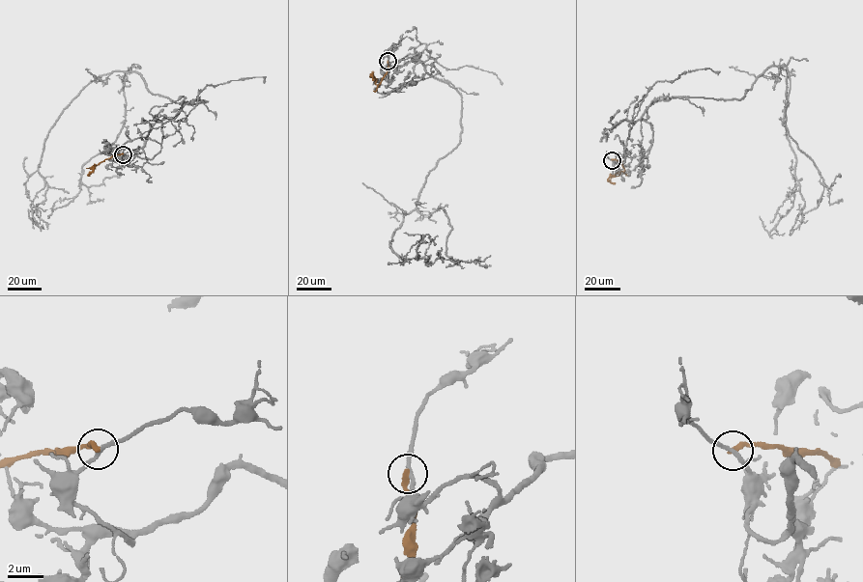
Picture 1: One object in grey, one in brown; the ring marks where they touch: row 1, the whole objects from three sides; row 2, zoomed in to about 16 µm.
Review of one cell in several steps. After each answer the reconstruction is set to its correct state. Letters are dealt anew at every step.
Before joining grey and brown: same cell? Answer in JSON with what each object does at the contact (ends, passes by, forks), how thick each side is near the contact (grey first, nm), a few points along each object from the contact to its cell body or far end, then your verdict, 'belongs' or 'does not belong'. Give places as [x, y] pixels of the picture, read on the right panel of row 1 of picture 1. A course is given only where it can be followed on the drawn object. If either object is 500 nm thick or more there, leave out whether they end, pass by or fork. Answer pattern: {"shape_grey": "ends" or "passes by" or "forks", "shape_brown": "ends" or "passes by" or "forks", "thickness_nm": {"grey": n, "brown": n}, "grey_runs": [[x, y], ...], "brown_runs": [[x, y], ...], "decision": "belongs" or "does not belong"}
{"shape_grey": "passes by", "shape_brown": "ends", "thickness_nm": {"grey": 190, "brown": 320}, "grey_runs": [[612, 160], [623, 163], [630, 128], [652, 102], [740, 99], [783, 66], [798, 184], [769, 233], [759, 216]], "brown_runs": [[612, 160], [619, 160], [624, 171], [611, 176], [610, 181], [616, 183]], "decision": "does not belong"}

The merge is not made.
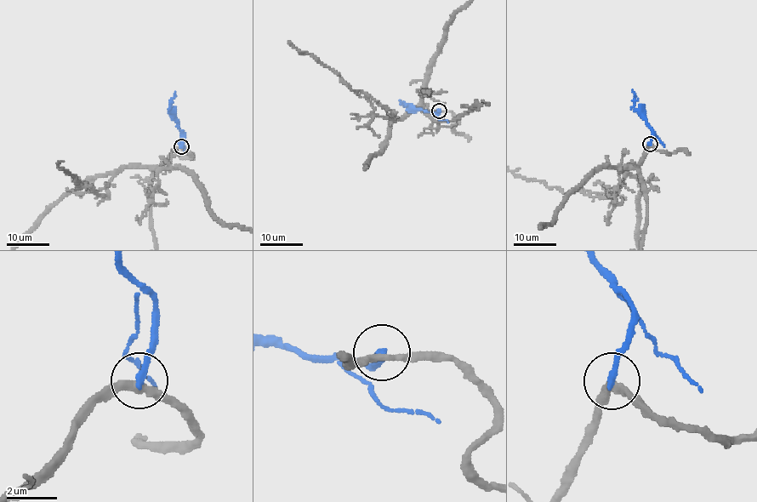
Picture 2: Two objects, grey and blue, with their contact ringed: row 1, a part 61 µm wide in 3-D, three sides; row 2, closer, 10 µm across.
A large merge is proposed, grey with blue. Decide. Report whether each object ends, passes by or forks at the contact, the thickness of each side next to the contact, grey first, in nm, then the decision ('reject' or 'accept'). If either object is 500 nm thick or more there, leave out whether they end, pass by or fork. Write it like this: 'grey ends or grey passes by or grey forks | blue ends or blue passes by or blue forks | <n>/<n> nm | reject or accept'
grey passes by | blue ends | 280/240 nm | reject

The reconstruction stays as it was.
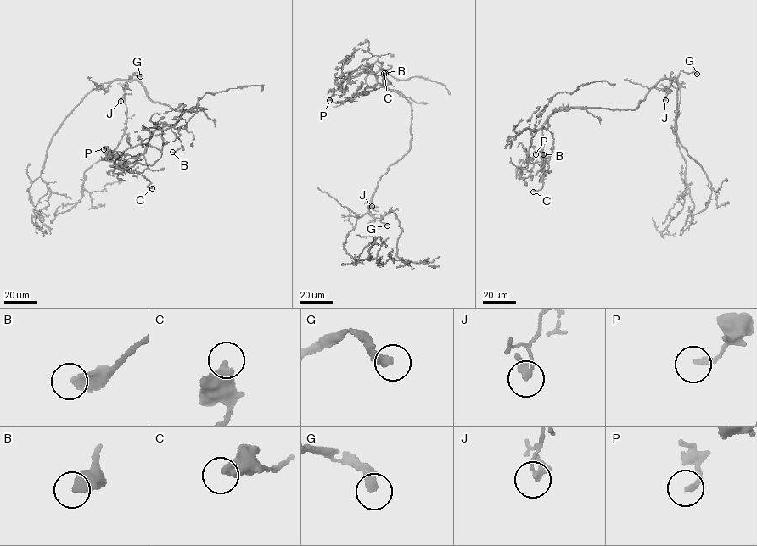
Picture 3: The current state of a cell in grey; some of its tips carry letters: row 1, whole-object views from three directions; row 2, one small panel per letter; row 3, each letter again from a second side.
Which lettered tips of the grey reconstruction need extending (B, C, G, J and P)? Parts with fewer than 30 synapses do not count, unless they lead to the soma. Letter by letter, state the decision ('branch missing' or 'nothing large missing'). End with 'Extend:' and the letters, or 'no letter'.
B: nothing large missing
C: nothing large missing
G: branch missing
J: nothing large missing
P: nothing large missing
Extend: G

